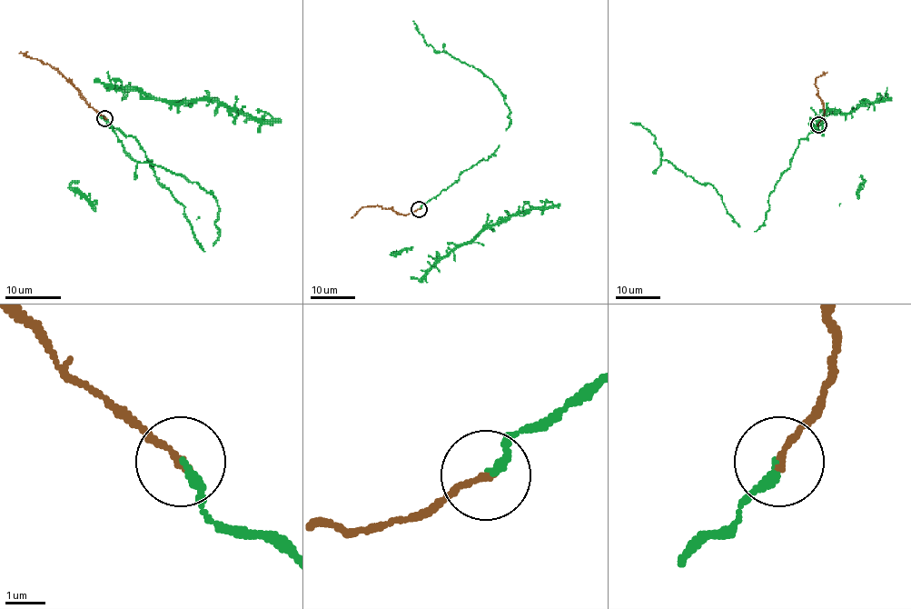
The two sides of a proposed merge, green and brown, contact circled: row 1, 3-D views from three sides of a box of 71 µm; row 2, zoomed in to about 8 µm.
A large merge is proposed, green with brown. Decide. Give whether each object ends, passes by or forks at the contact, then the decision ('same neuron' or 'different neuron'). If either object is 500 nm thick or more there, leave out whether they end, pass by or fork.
green ends | brown ends | same neuron

